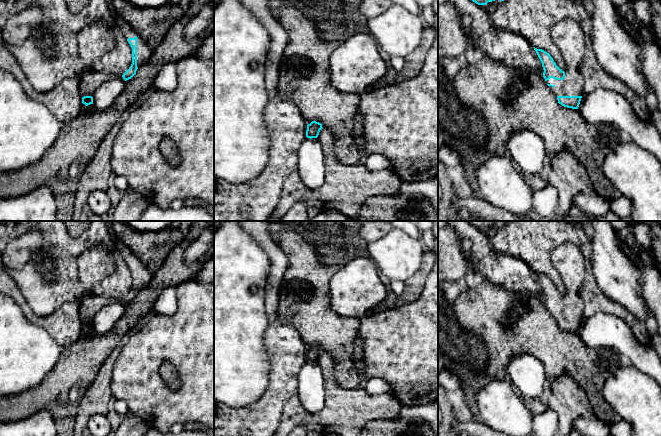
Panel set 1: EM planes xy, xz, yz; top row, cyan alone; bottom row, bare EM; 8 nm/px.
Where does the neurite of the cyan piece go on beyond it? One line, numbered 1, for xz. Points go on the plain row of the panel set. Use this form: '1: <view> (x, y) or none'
1: none

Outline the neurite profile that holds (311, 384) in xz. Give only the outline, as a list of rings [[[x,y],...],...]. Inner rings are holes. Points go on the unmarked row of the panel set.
[[[306,362],[298,375],[298,396],[305,410],[317,413],[324,407],[326,383],[318,362]]]

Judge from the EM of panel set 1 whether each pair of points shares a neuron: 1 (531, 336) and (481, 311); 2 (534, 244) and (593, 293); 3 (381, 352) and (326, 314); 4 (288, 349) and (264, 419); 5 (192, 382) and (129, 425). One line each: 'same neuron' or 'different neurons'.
1: same neuron
2: same neuron
3: different neurons
4: same neuron
5: different neurons

